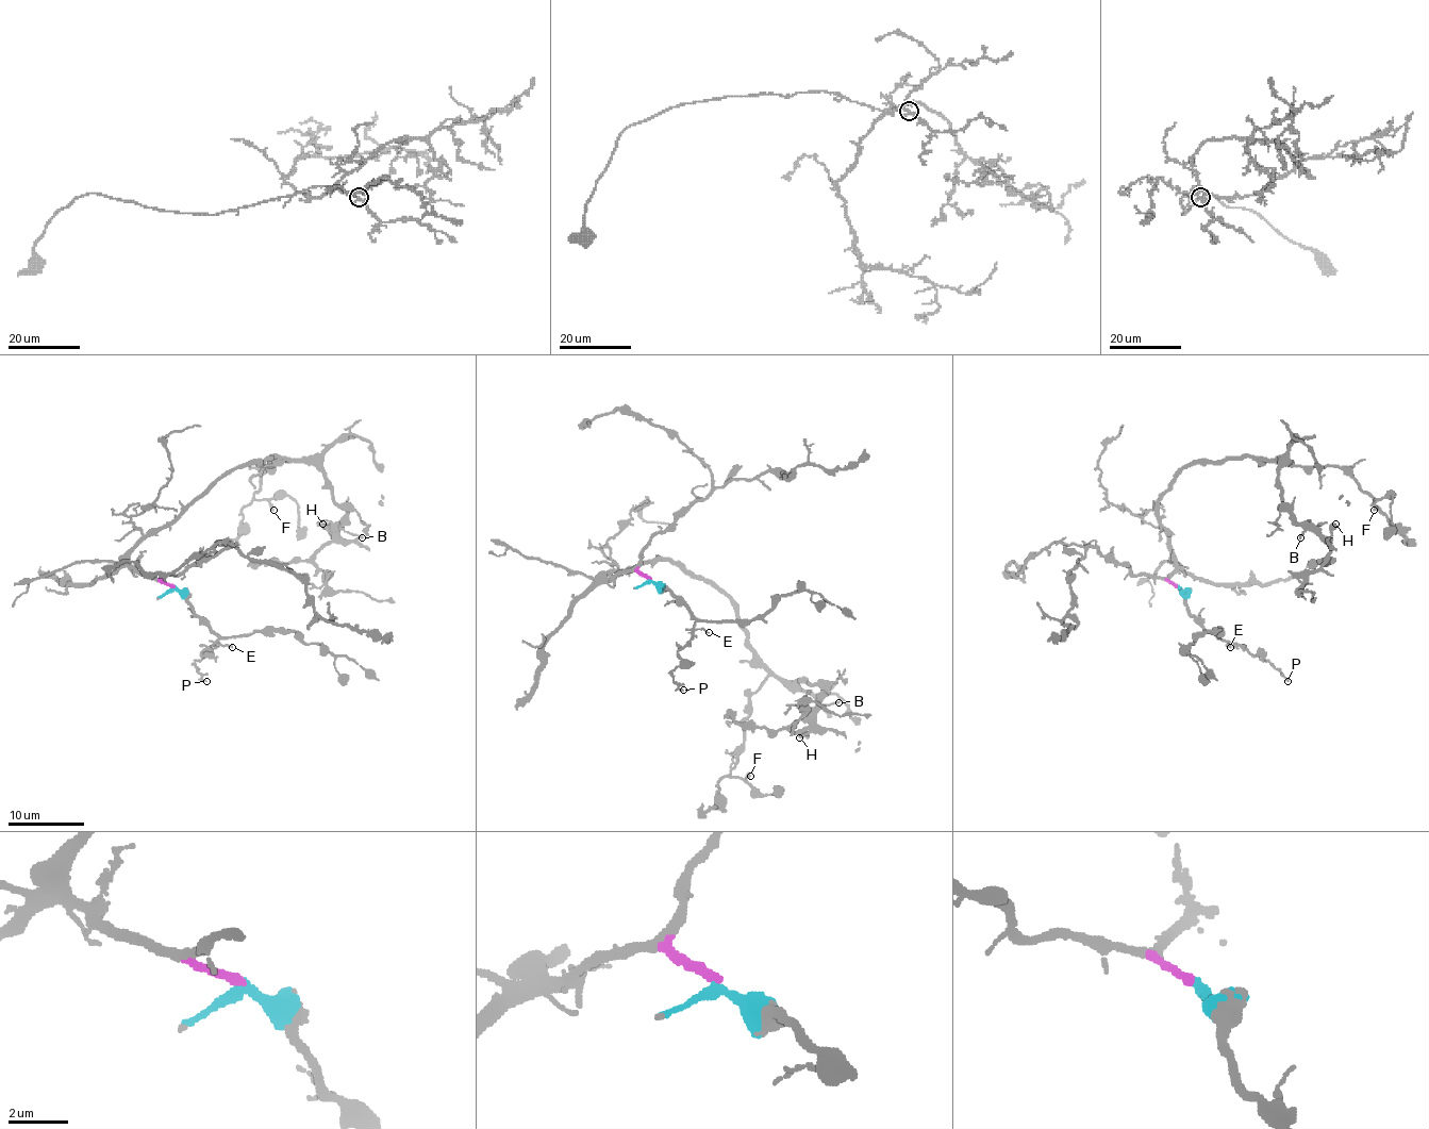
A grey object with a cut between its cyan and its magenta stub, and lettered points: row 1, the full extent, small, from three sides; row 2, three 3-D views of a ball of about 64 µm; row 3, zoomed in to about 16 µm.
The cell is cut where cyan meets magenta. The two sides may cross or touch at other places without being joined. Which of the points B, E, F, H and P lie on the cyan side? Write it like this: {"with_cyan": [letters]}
{"with_cyan": ["E", "P"]}

